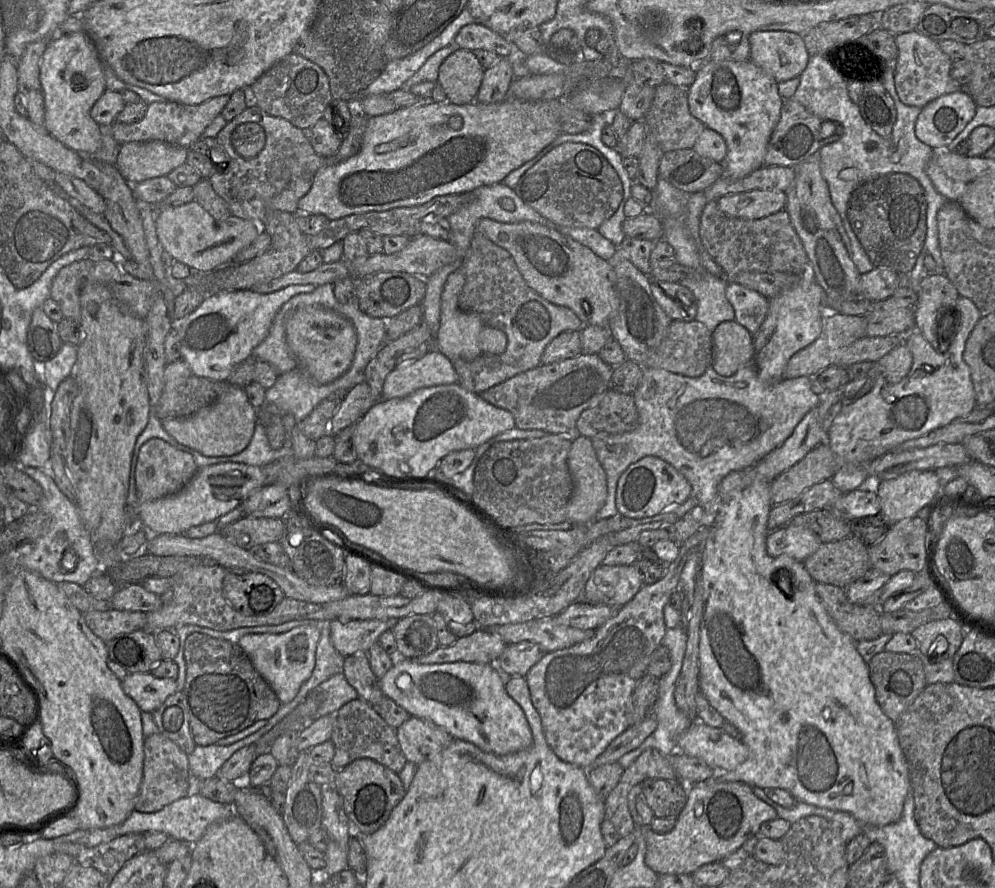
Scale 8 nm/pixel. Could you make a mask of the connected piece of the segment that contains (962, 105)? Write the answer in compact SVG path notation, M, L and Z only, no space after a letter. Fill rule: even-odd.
M965 89L929 102L915 122L915 135L935 150L944 150L973 119L977 105Z

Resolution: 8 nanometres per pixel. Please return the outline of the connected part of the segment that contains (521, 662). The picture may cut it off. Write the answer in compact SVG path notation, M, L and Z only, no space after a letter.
M530 641L509 644L496 660L497 670L501 675L525 677L545 653L538 644Z

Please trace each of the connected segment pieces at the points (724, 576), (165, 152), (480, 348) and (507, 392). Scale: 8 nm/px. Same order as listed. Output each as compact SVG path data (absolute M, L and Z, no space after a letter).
M755 480L748 487L744 488L737 494L734 494L730 499L719 502L716 507L715 521L711 526L710 535L706 540L704 550L701 555L700 582L702 584L703 595L703 616L700 624L699 639L699 689L700 692L707 698L709 703L721 714L721 716L724 717L725 721L730 722L741 732L741 741L748 747L749 750L748 758L742 764L730 772L717 772L716 776L713 777L714 781L743 782L750 787L759 787L762 789L781 788L789 792L796 799L796 801L805 802L820 808L847 812L865 825L882 827L885 825L893 824L900 819L903 812L905 798L907 794L911 792L909 770L904 754L899 745L896 723L894 723L889 717L885 715L876 700L875 687L869 676L868 663L864 661L858 652L857 642L849 634L842 632L830 617L821 599L816 593L815 586L817 582L810 576L803 562L797 561L786 554L772 557L767 553L766 539L770 532L768 529L768 518L773 507L770 495L770 487L771 482Z
M161 140L130 141L121 145L115 165L129 184L135 184L166 176L186 162L188 151Z
M460 267L447 278L441 294L439 328L434 336L434 347L451 361L462 359L472 361L483 354L502 354L507 345L507 337L497 328L486 325L480 315L459 308L459 295L465 284L465 274Z
M586 354L569 358L560 362L544 365L522 372L480 393L482 399L488 403L509 411L514 419L516 428L521 430L543 430L548 434L568 434L576 440L580 433L576 429L576 422L581 413L595 406L608 390L612 368L606 364L598 354Z

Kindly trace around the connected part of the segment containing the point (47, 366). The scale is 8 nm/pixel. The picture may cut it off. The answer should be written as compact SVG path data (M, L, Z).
M64 343L54 358L38 363L37 380L42 384L44 393L54 398L59 384L73 372L76 360L77 346Z

